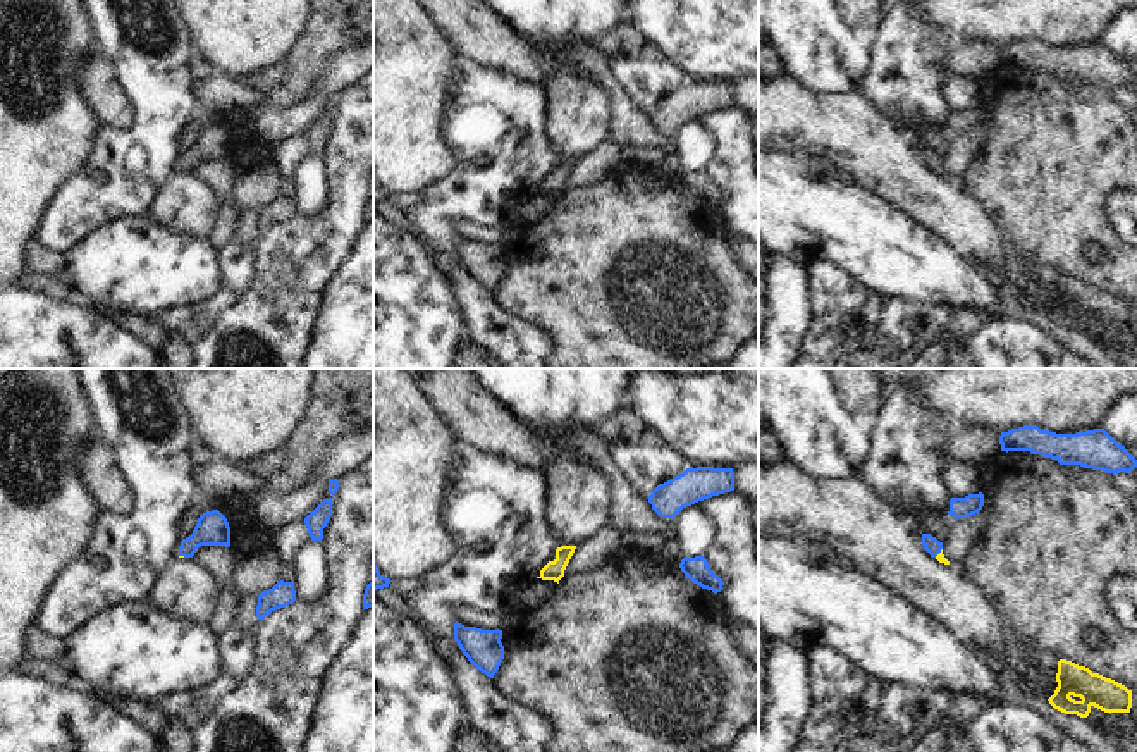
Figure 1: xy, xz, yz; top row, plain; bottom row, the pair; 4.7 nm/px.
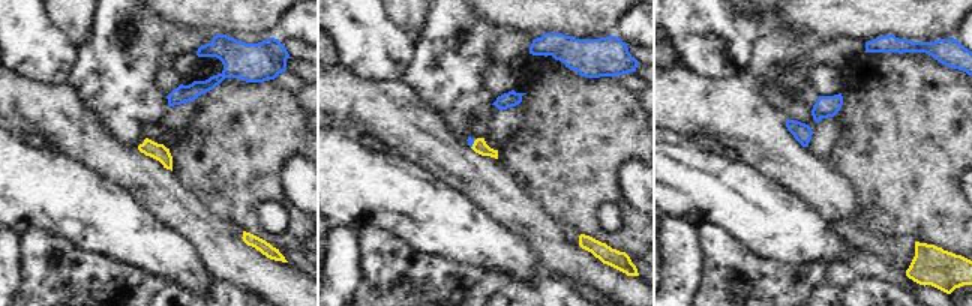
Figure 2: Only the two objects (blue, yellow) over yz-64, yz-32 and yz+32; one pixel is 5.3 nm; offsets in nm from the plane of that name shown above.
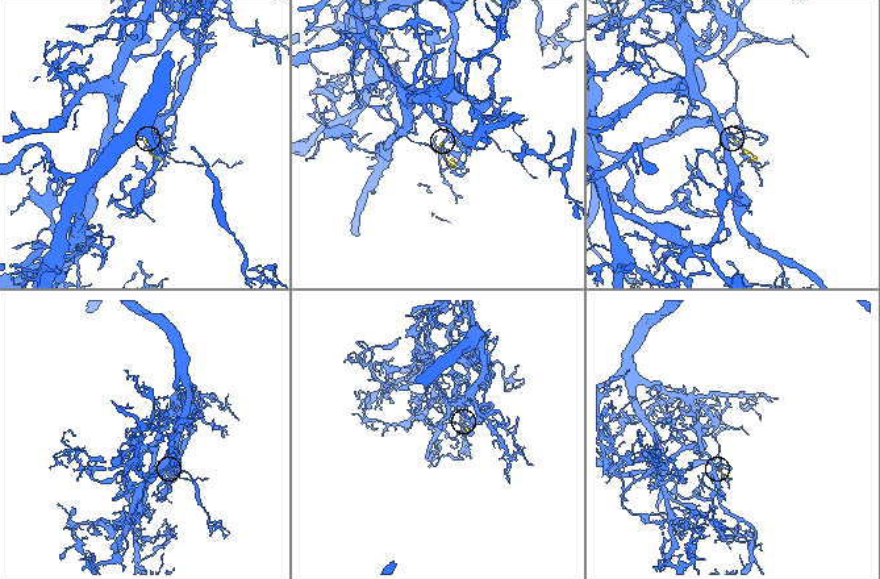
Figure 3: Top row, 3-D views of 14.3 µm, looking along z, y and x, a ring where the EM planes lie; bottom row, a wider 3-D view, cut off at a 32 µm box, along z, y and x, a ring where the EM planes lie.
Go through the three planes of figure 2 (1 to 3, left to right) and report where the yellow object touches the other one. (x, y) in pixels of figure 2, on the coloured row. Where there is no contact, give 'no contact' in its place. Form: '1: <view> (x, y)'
1: no contact
2: yz-32 (473, 143)
3: no contact

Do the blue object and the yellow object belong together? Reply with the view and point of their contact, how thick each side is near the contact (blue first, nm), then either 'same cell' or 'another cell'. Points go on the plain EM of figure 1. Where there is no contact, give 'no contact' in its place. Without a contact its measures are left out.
yz (938, 167) | 80/40 nm | same cell

